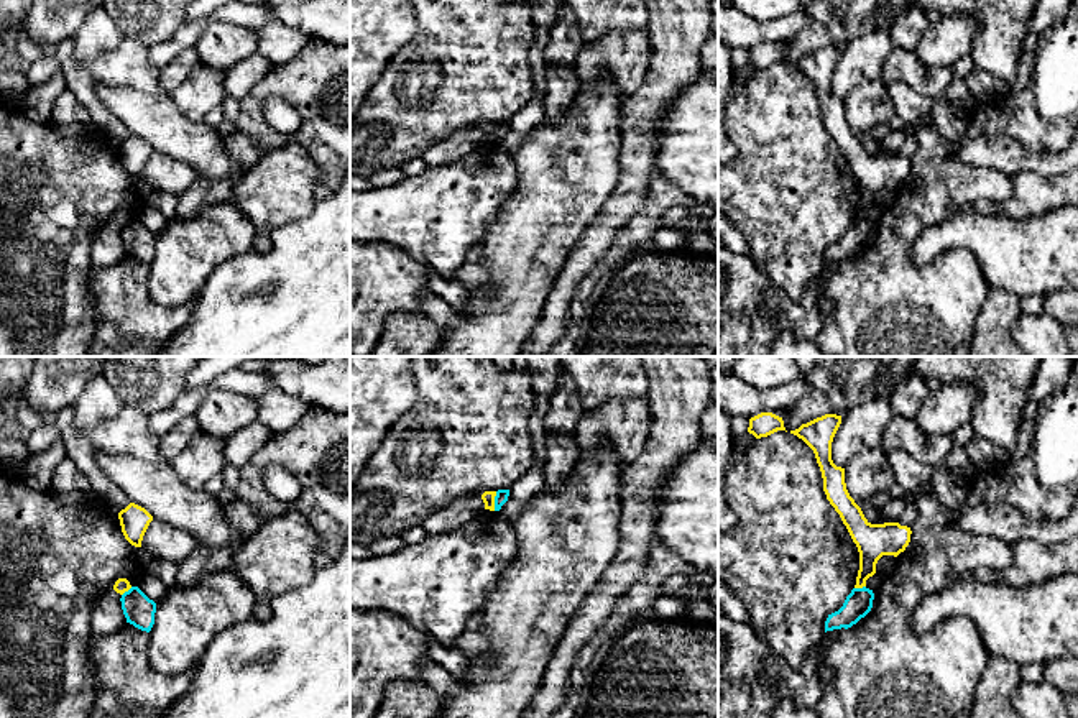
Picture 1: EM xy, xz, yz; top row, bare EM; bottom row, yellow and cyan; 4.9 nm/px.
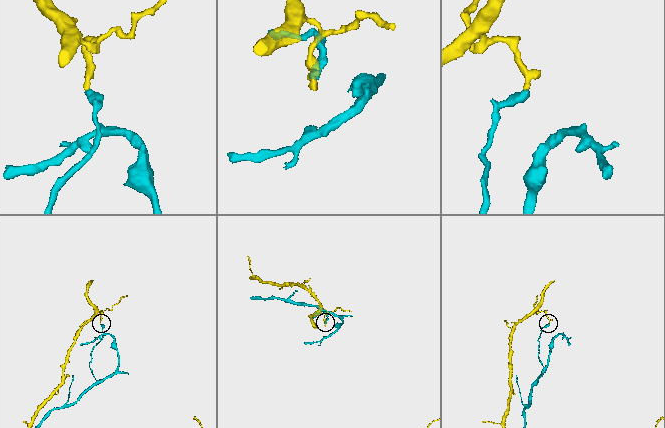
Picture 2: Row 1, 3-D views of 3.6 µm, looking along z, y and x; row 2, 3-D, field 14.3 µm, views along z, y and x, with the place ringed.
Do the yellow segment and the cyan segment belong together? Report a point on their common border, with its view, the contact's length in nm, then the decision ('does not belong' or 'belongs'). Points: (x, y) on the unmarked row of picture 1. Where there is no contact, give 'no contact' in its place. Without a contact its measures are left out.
xz (493, 133) | 100 nm | does not belong

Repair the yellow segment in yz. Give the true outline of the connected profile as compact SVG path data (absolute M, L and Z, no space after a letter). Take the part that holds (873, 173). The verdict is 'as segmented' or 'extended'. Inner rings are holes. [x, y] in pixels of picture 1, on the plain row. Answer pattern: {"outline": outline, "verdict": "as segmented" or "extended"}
{"outline": "M825 46L790 66L802 71L815 85L823 110L827 131L840 146L859 184L859 202L855 220L866 219L866 212L876 205L876 196L882 187L897 189L910 174L910 159L899 154L871 156L861 140L850 128L845 115L845 100L832 92L832 74L841 56L841 48Z", "verdict": "as segmented"}

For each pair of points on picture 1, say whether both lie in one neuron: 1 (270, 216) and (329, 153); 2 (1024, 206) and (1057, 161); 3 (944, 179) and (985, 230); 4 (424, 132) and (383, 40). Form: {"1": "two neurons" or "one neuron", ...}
{"1": "two neurons", "2": "two neurons", "3": "two neurons", "4": "two neurons"}

